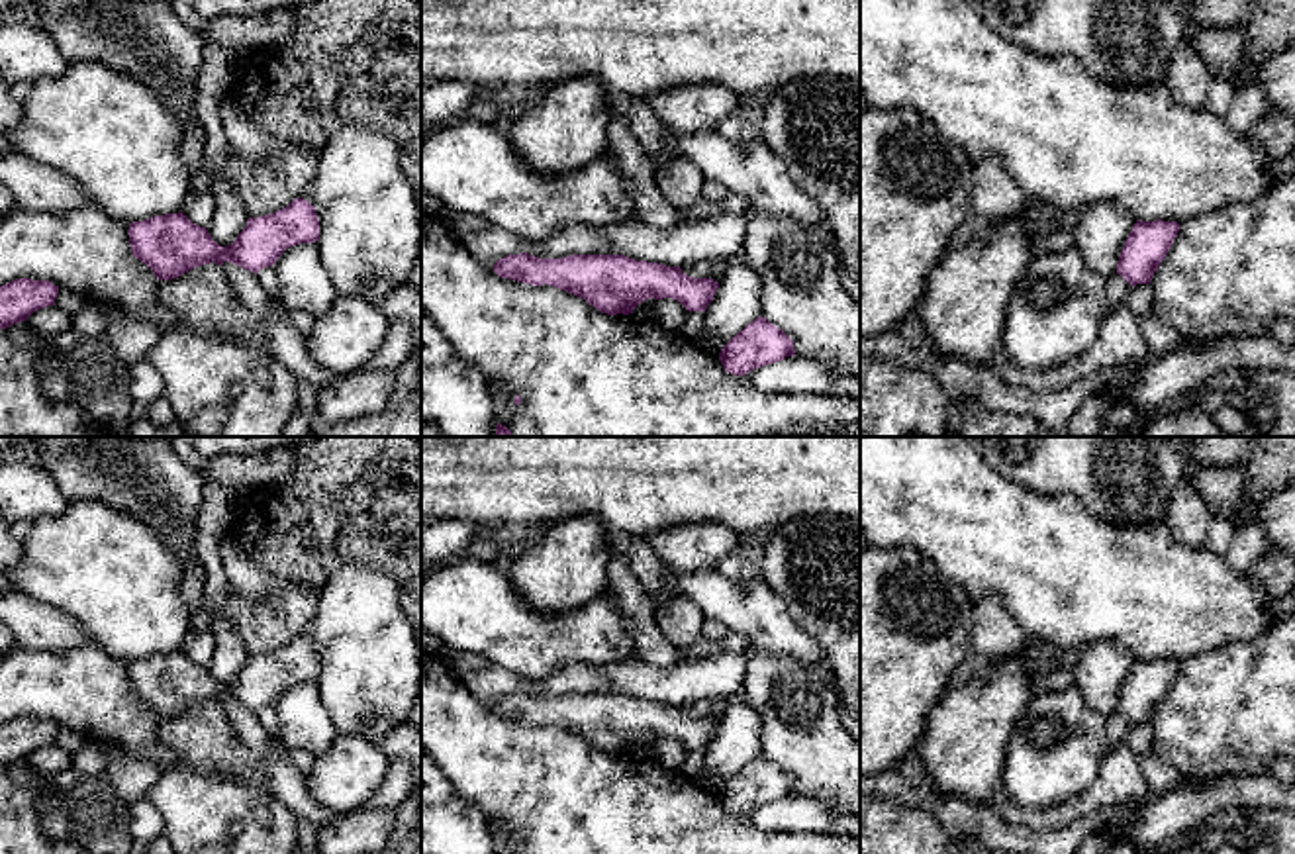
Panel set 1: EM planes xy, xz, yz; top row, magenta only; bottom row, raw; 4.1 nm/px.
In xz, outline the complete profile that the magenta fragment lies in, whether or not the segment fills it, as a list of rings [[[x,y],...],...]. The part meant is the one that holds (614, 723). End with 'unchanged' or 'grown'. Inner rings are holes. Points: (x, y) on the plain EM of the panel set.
[[[519,691],[496,699],[494,711],[531,725],[554,725],[584,736],[607,754],[629,754],[648,736],[672,736],[688,750],[705,750],[719,727],[719,721],[692,717],[680,705],[635,699],[625,693],[539,697]]]; unchanged

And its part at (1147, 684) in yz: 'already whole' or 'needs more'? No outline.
already whole

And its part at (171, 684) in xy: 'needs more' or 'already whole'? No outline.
already whole

